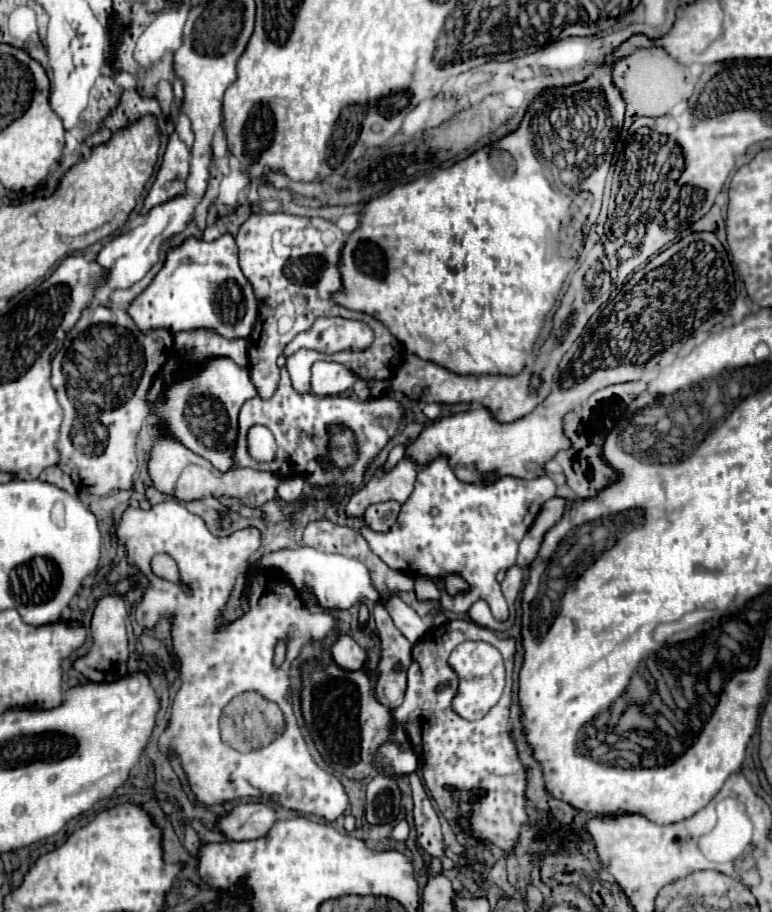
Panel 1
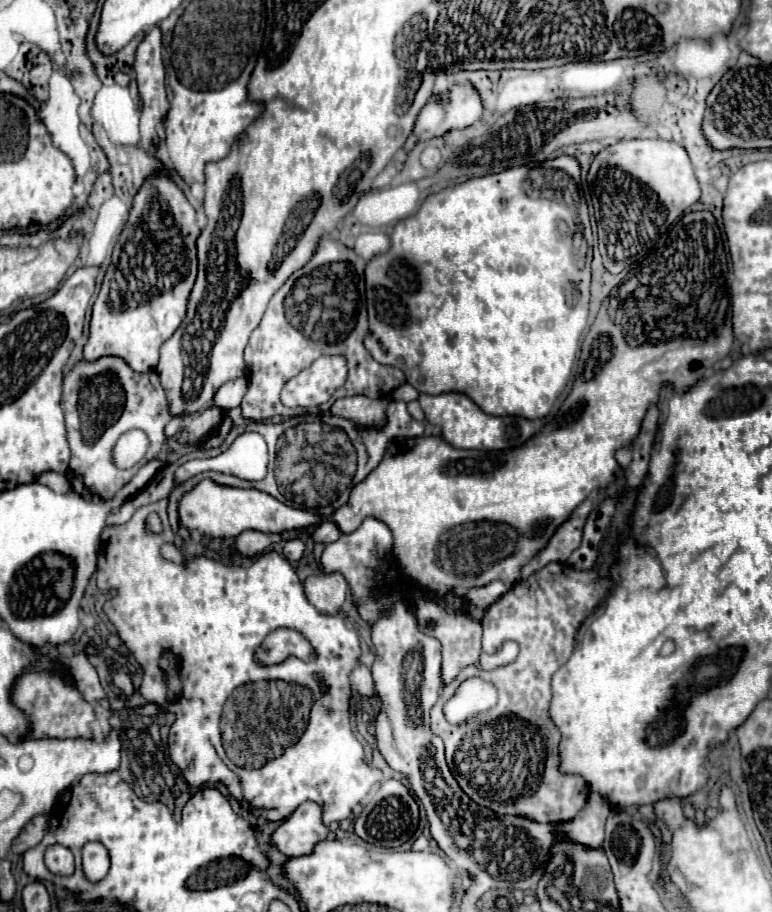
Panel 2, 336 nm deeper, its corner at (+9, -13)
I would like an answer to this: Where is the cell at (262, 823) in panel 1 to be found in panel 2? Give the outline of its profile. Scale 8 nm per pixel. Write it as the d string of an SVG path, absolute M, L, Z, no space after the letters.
M304 802L278 826L272 840L282 854L296 858L312 854L312 848L334 834L336 828L336 824L324 824L322 808L316 802Z

